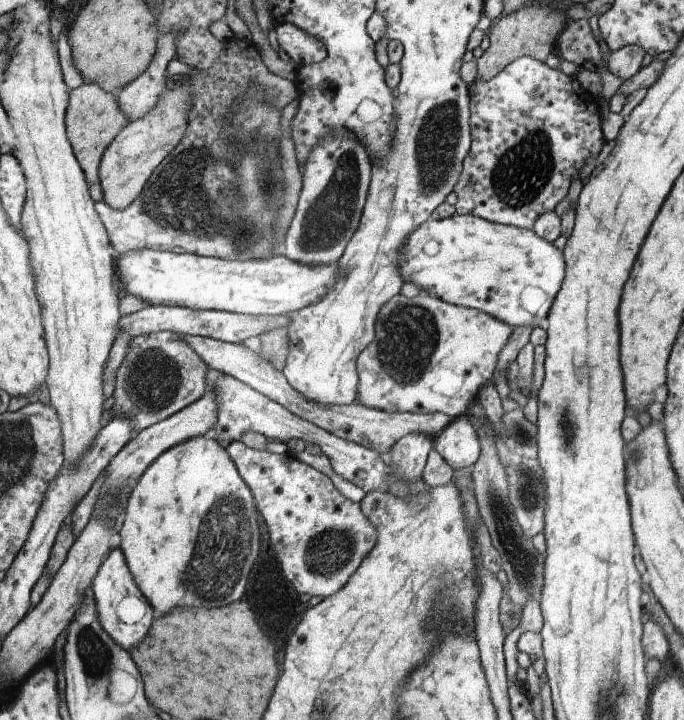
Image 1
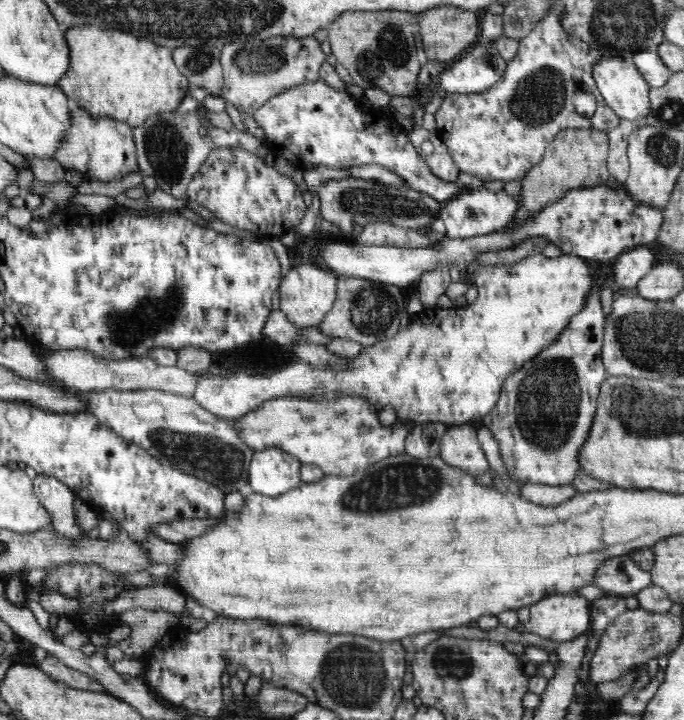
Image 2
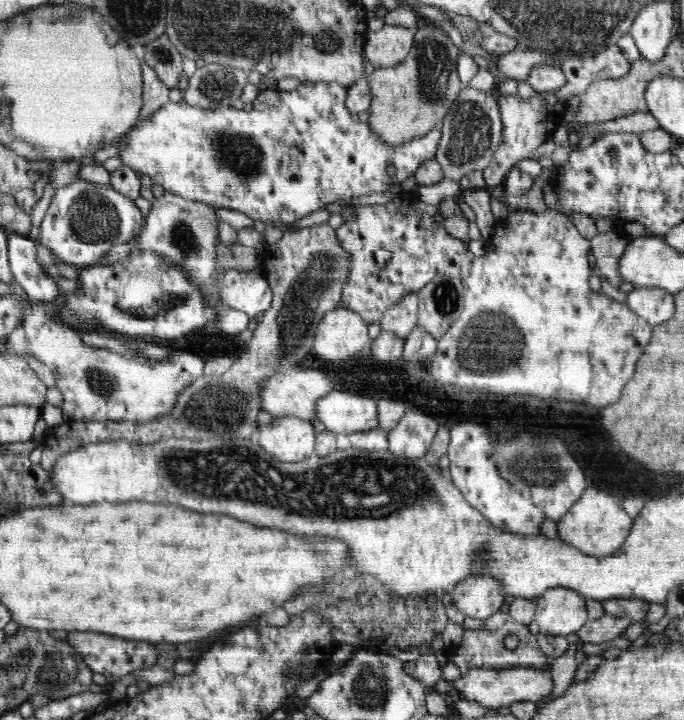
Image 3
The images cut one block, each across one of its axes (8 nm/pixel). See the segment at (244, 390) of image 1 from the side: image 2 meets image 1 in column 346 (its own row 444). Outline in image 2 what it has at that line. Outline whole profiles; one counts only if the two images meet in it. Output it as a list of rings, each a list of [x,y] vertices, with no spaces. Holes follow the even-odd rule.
[[[471,423],[449,426],[440,440],[442,460],[473,475],[487,472],[490,466],[476,431],[476,426]]]

